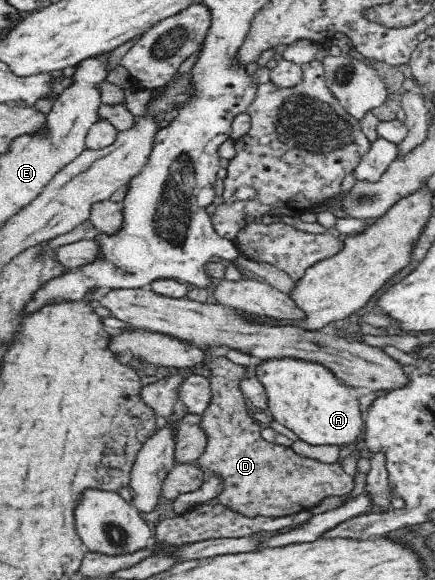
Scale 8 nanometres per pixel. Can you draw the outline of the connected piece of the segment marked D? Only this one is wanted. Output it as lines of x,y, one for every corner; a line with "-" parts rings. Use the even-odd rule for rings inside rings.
215,356
209,363
211,401
209,407
200,414
200,425
207,436
205,451
194,461
193,465
200,469
213,471
213,478
220,477
223,482
223,491
217,494
217,501
221,505
242,513
245,517
255,515
285,517
303,510
309,510
322,499
329,496
345,496
354,488
354,481
339,466
337,462
327,464
318,460
299,456
290,446
281,447
279,444
267,441
260,435
261,428
255,424
256,420
249,415
246,398
240,390
240,381
245,379
245,366
231,362
225,356

